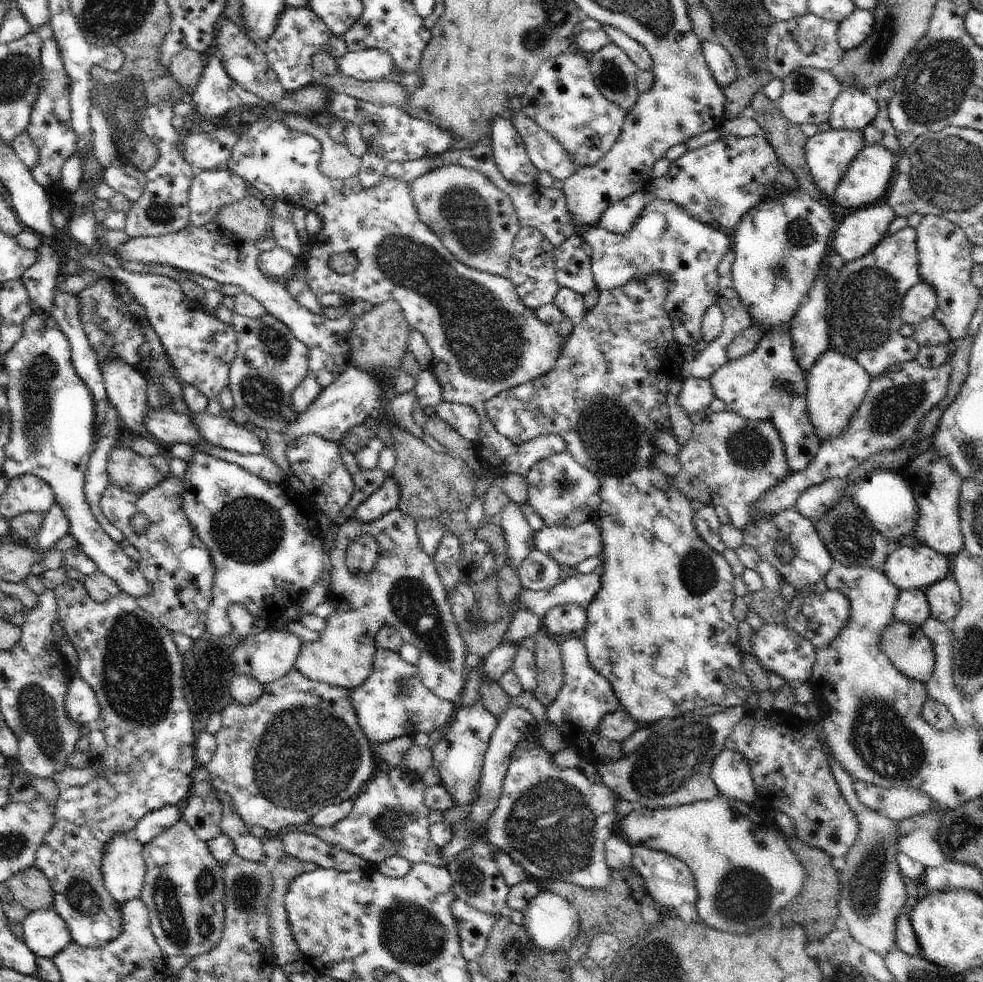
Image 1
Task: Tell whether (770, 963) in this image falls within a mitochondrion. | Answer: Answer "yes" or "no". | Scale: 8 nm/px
no

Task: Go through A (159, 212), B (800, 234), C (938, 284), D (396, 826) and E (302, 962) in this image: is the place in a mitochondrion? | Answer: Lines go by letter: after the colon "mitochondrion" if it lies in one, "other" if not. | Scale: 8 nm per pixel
A: mitochondrion
B: mitochondrion
C: other
D: mitochondrion
E: other

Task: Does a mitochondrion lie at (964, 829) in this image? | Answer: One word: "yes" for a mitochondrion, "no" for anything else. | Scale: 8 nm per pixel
yes

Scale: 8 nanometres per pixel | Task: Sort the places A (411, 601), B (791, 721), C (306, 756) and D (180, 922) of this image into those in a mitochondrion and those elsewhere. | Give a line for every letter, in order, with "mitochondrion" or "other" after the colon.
A: mitochondrion
B: other
C: mitochondrion
D: mitochondrion

